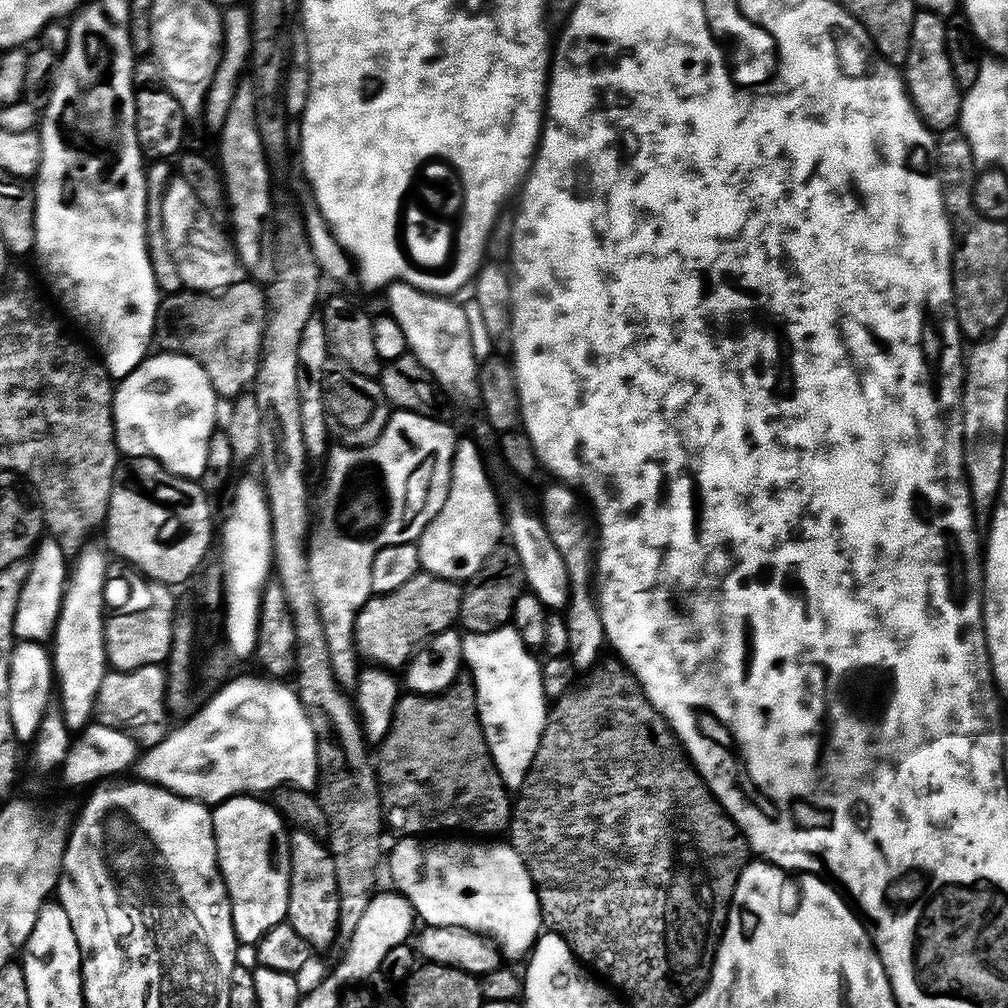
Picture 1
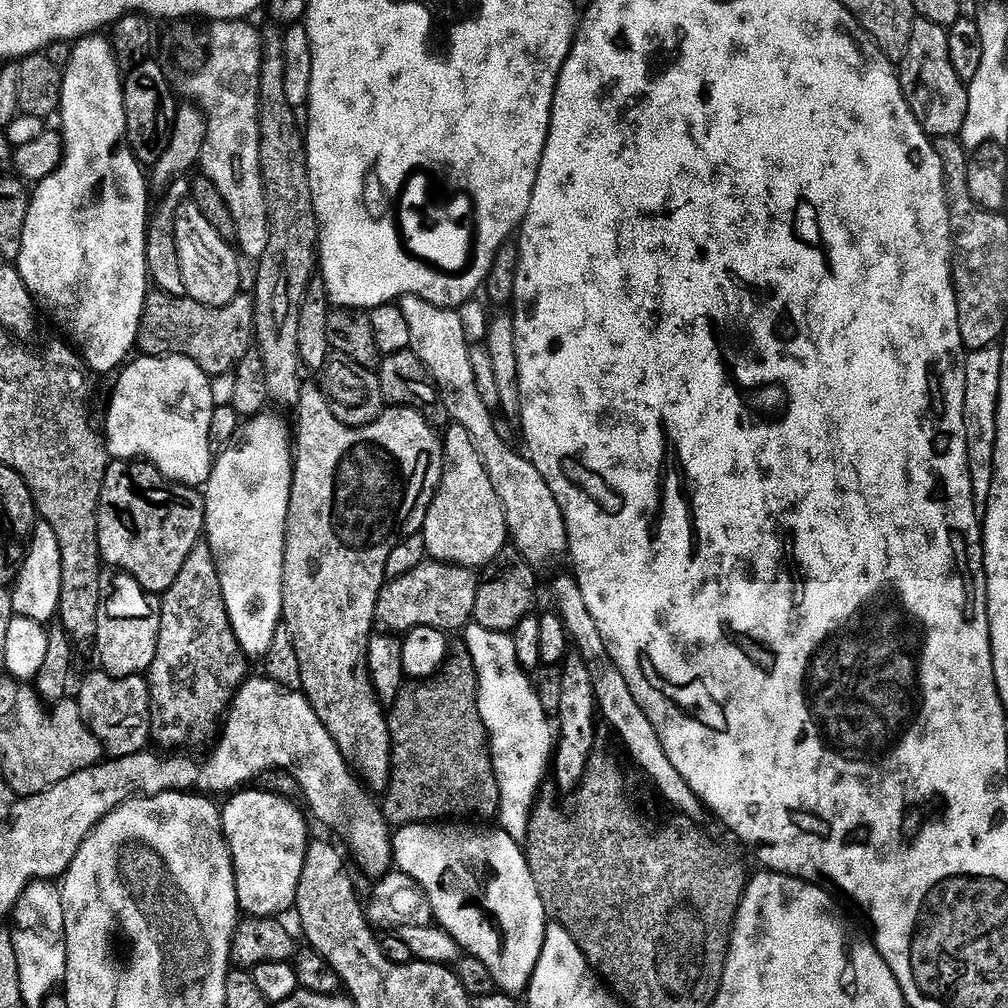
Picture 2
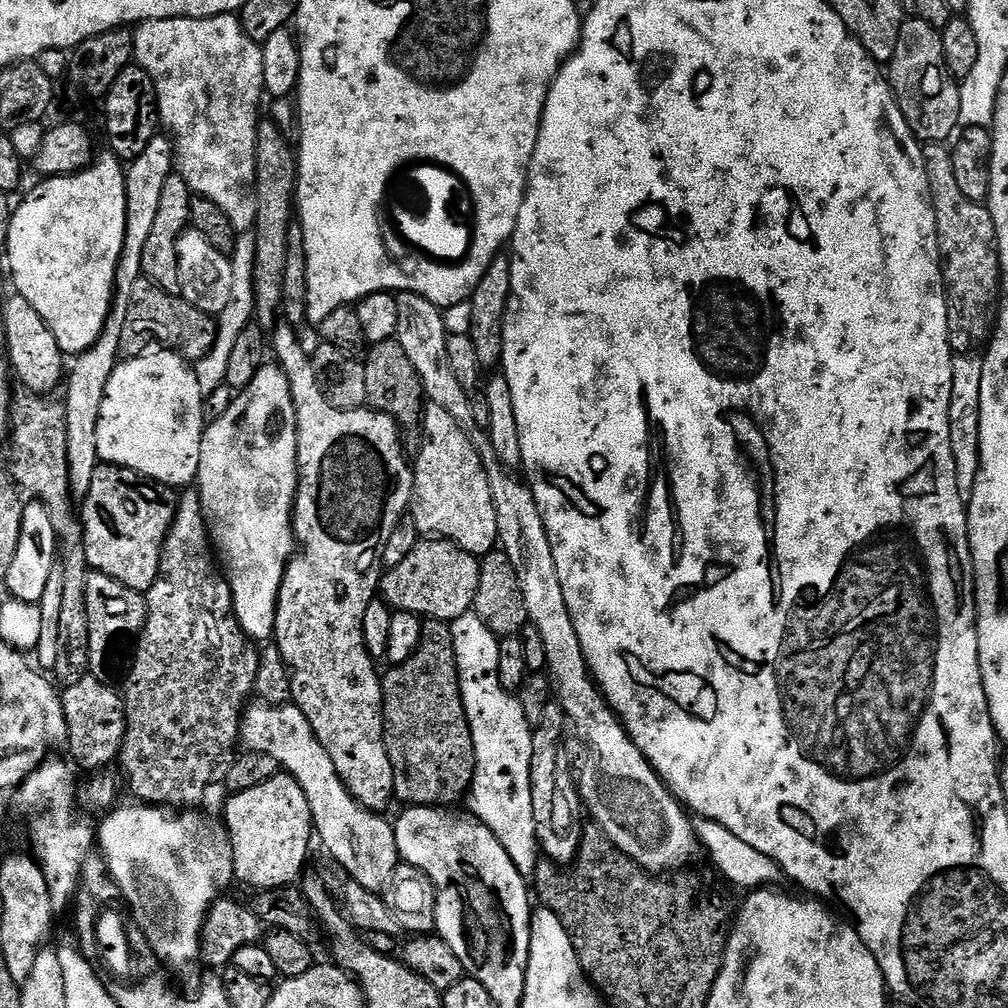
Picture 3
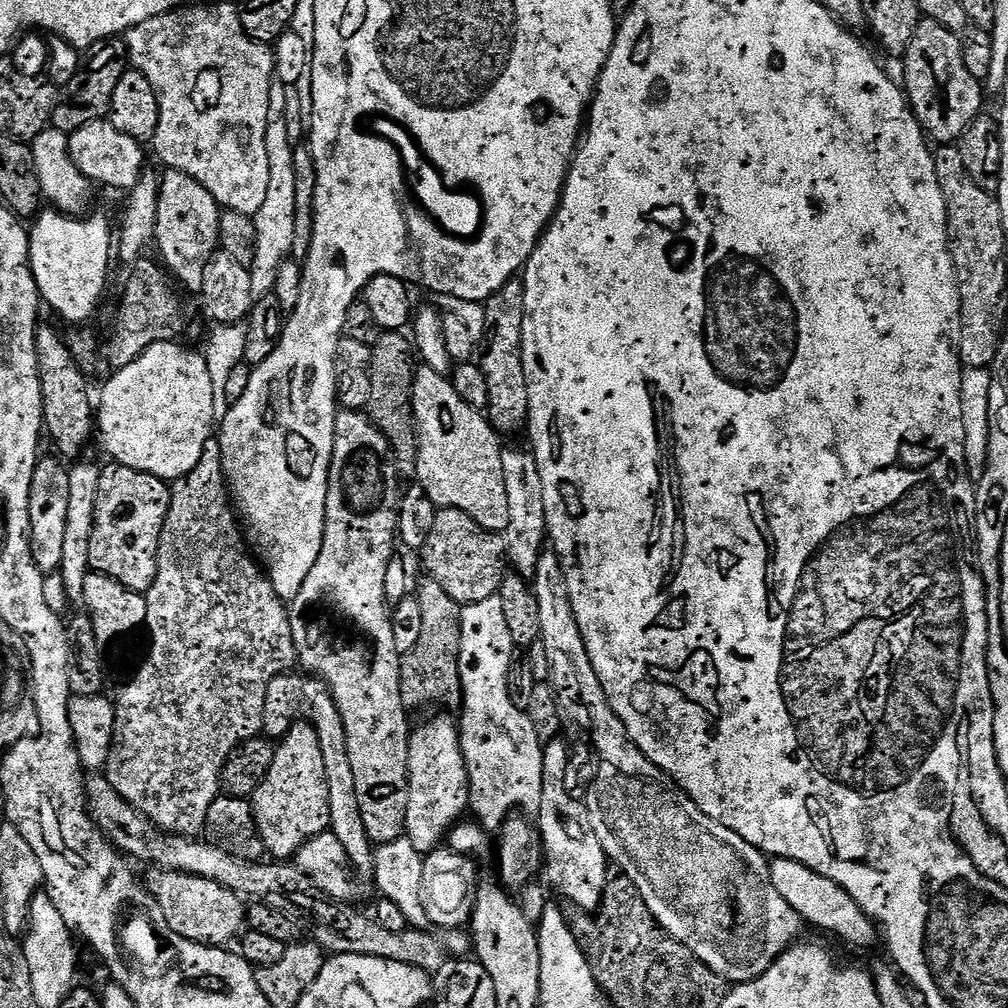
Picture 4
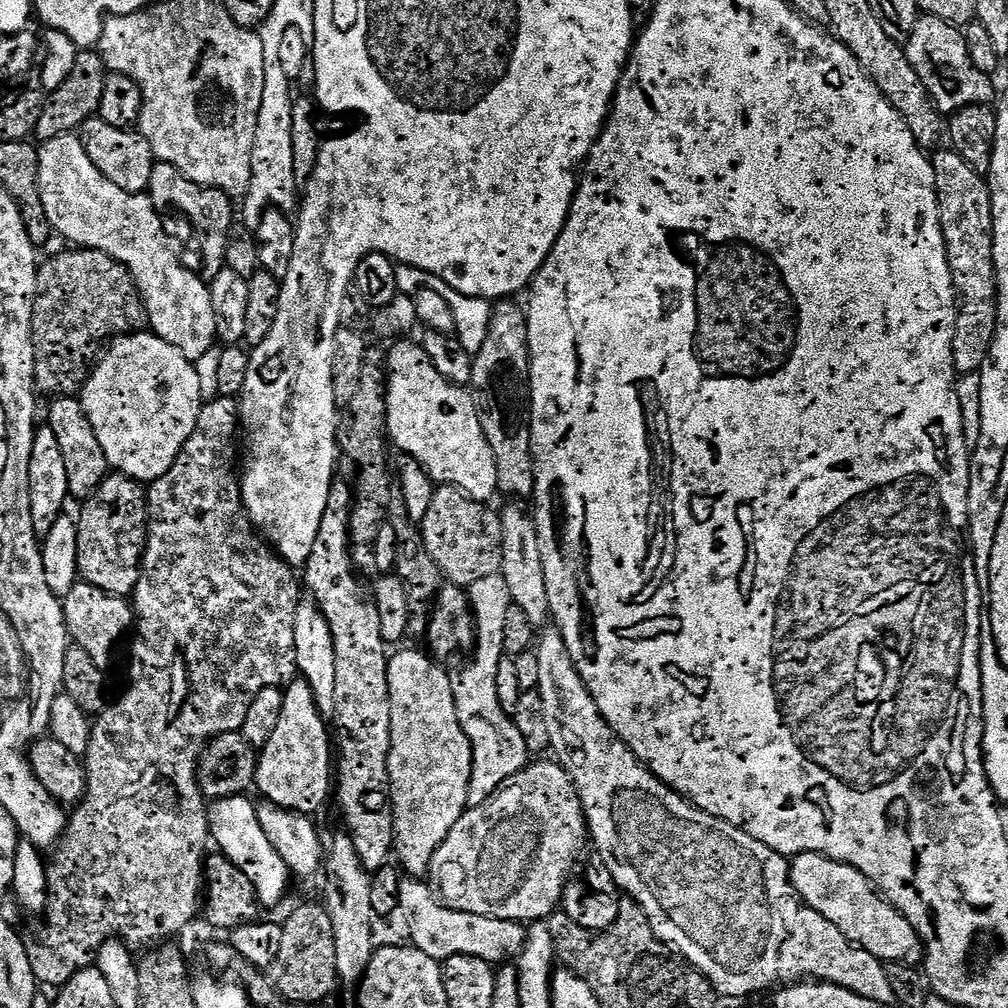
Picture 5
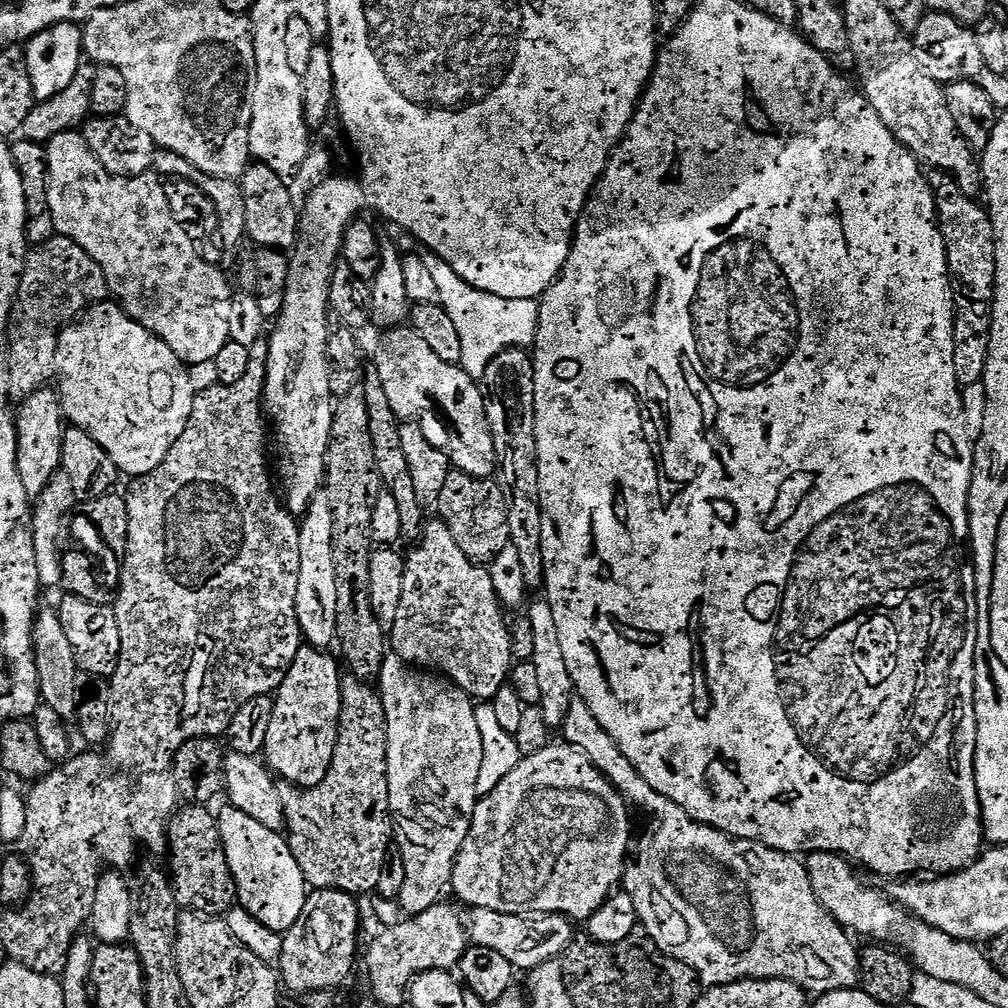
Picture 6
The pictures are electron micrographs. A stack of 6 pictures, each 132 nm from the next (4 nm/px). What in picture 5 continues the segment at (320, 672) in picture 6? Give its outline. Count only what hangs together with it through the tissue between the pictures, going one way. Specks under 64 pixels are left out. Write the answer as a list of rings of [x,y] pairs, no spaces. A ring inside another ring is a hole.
[[[293,679],[283,689],[279,705],[277,725],[258,752],[254,788],[268,799],[265,801],[271,807],[313,814],[327,802],[328,796],[330,800],[328,779],[334,776],[334,748],[330,743],[330,732],[324,729],[325,719],[304,679]]]

